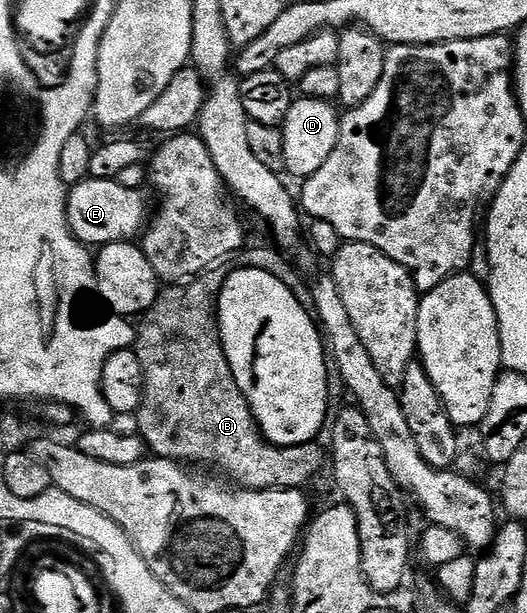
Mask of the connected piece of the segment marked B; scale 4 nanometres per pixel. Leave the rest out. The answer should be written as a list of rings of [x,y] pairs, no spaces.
[[[162,287],[157,293],[157,301],[140,317],[136,325],[135,351],[139,366],[143,366],[143,394],[135,413],[135,421],[137,420],[138,428],[136,431],[145,441],[146,449],[154,457],[163,460],[195,460],[199,464],[214,464],[219,471],[230,476],[228,479],[234,485],[251,488],[254,492],[262,492],[268,488],[304,489],[305,483],[324,464],[326,467],[326,449],[321,449],[317,442],[281,448],[262,436],[247,398],[243,390],[239,390],[235,374],[231,374],[227,354],[221,348],[221,327],[217,324],[214,305],[181,304],[181,292],[177,288],[180,287]]]

